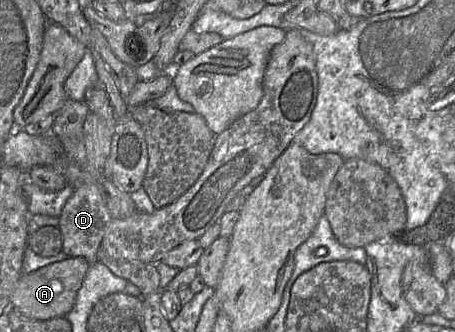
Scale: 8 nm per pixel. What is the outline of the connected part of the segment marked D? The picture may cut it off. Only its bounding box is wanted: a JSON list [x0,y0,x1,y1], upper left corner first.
[58,183,112,265]

